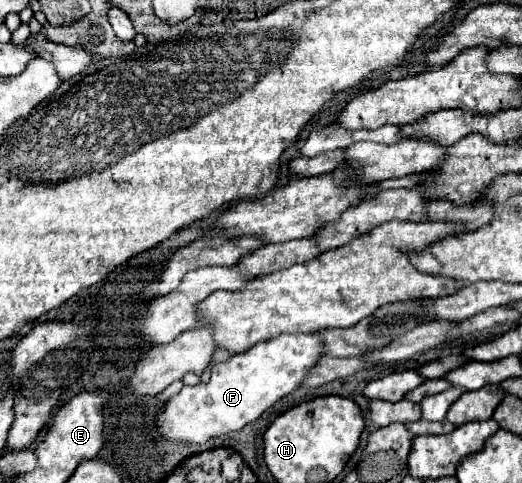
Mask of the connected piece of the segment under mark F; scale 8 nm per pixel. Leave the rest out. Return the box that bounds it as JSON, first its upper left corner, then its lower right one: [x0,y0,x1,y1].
[158,332,324,444]

